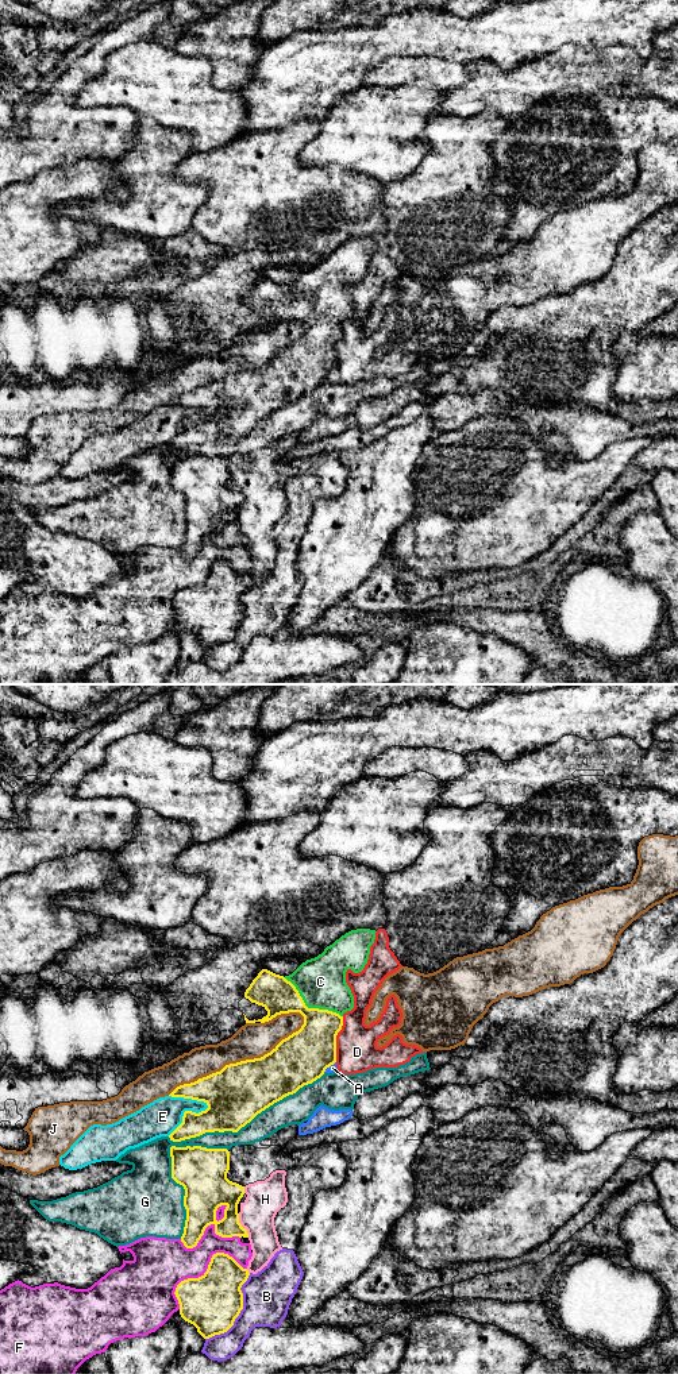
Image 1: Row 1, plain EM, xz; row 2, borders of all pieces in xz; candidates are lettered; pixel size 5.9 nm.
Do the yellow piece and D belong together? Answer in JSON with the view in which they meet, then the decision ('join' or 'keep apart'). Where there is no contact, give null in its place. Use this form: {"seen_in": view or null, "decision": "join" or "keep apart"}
{"seen_in": "xz", "decision": "keep apart"}

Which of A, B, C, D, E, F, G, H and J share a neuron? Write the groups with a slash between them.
A B / C / D / E / F / G / H / J

